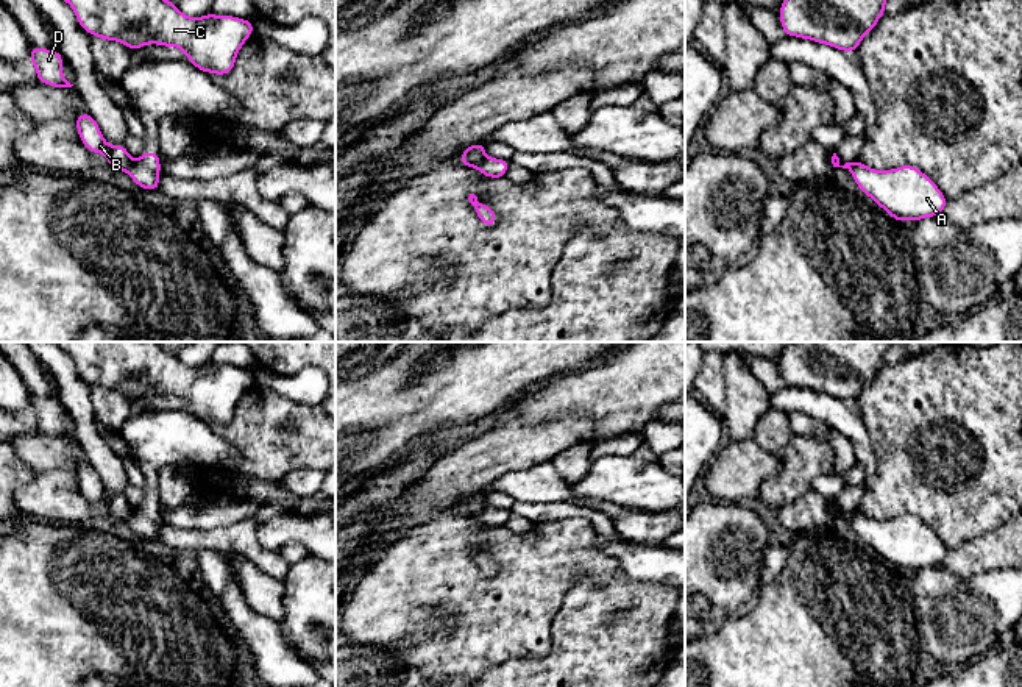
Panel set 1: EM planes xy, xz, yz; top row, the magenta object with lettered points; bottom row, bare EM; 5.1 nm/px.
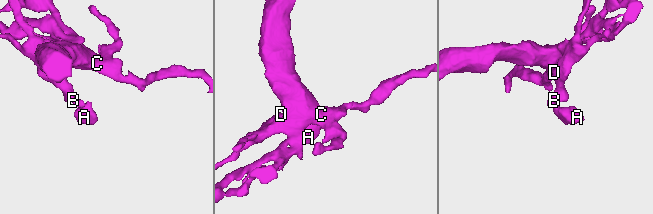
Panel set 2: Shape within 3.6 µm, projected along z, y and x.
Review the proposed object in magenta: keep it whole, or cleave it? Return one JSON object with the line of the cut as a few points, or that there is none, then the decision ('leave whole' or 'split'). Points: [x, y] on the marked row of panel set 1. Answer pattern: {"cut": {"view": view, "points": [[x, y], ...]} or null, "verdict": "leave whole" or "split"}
{"cut": {"view": "xy", "points": [[134, 161], [127, 170]]}, "verdict": "split"}

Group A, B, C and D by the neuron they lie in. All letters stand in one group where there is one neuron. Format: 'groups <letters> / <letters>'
groups A / B C D

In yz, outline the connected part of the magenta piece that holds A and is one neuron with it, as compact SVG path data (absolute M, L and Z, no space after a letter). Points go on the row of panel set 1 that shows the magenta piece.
M857 159L850 173L858 189L896 222L941 215L947 205L939 187L914 166L875 170Z

